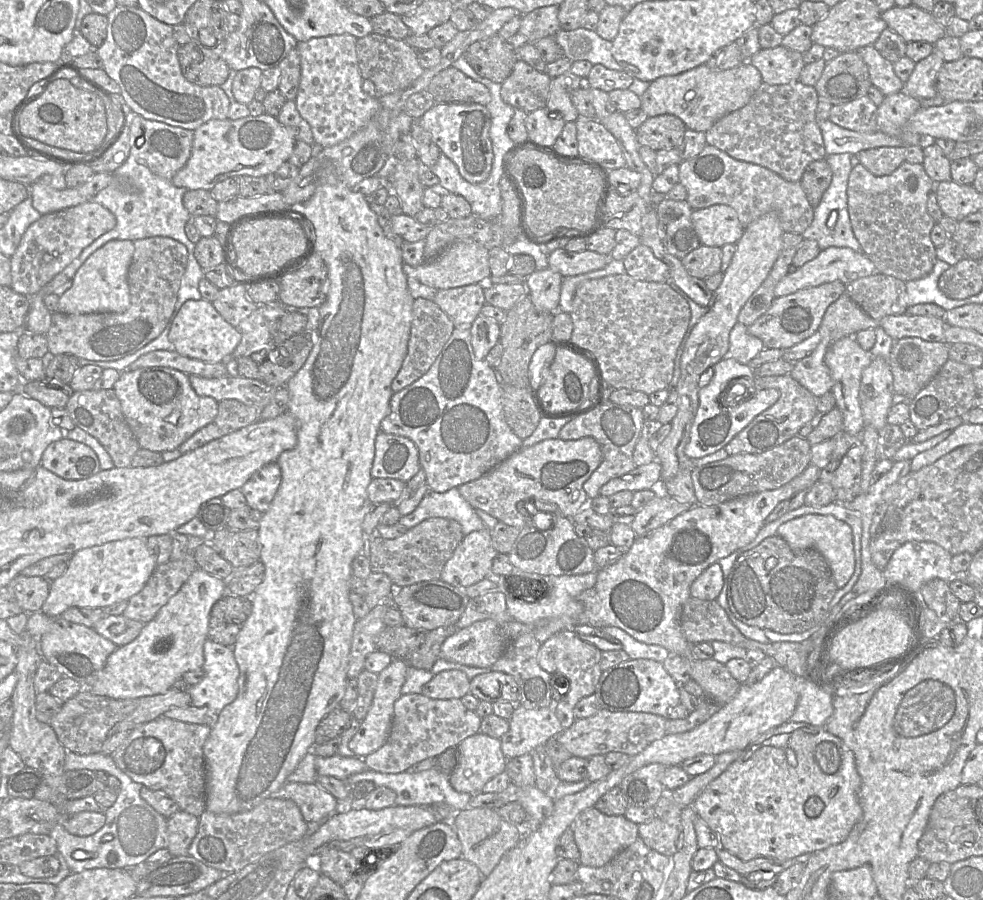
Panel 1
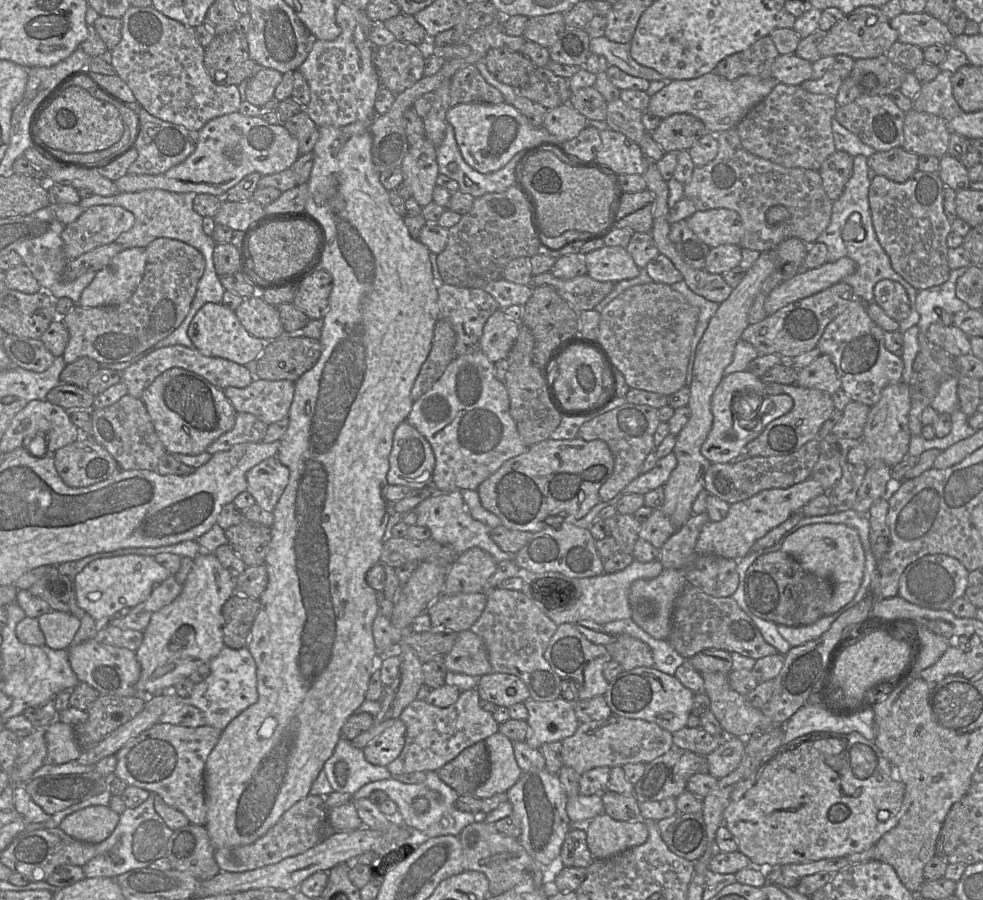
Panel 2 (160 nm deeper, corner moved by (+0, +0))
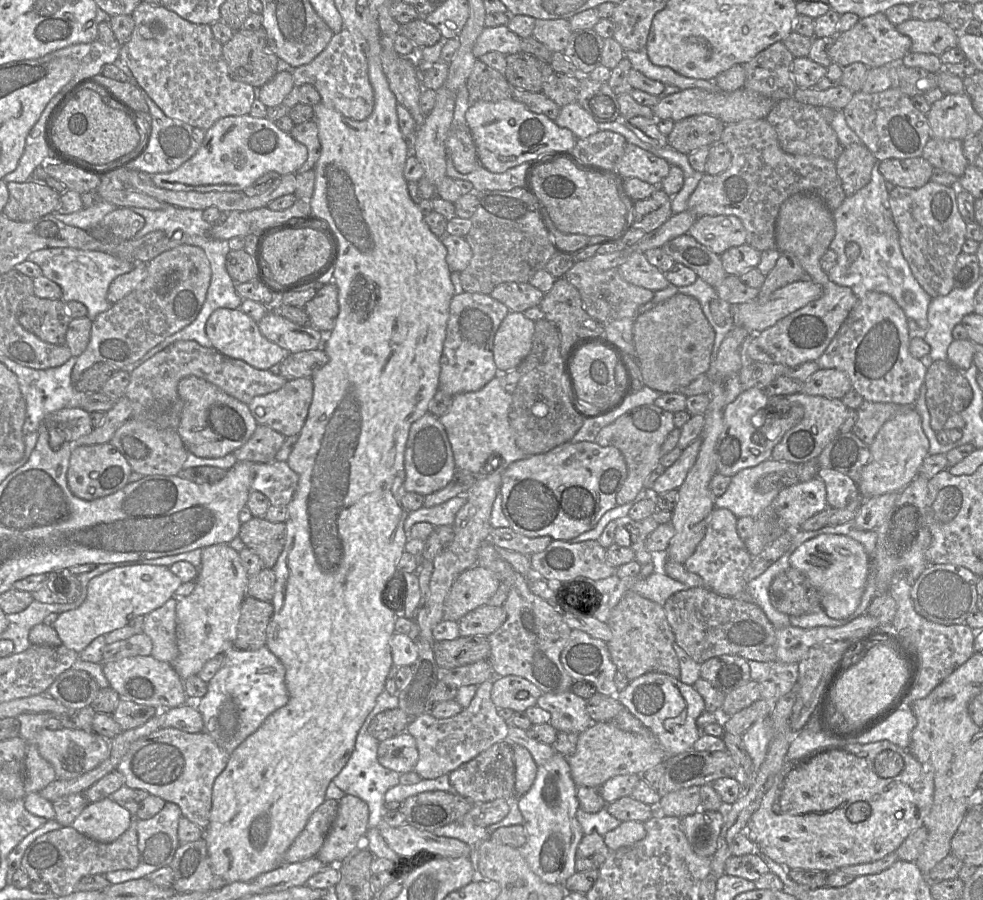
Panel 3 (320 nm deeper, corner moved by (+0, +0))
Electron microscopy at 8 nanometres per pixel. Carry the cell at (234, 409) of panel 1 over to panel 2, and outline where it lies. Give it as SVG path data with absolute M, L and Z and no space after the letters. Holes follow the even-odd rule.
M237 412L233 428L210 444L205 452L213 455L230 450L238 444L262 442L266 435L267 427L268 425L260 421L256 416Z

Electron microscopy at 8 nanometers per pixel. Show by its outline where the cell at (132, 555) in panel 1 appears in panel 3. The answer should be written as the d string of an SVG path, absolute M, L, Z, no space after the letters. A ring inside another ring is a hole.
M142 564L111 569L92 578L85 601L78 608L59 614L52 627L62 645L79 653L96 637L122 628L134 617L145 616L161 607L173 598L181 583L166 566Z

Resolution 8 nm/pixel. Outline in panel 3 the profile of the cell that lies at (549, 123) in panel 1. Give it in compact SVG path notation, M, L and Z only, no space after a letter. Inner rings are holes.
M577 102L561 107L554 122L570 130L576 139L585 139L600 131L598 123Z

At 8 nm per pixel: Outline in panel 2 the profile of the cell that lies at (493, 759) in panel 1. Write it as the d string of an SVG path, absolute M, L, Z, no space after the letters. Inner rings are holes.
M497 732L484 741L489 759L488 777L473 794L480 799L507 793L523 774L515 759L514 746L509 738Z

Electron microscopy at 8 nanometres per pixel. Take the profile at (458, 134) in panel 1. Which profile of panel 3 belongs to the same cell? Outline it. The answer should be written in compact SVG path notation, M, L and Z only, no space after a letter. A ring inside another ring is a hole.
M512 99L497 102L471 103L465 121L477 149L480 165L492 173L503 173L522 163L529 164L549 153L572 150L577 139L547 117L531 112L524 104Z

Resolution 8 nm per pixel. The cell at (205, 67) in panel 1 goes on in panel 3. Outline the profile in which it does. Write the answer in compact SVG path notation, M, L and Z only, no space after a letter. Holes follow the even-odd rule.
M264 28L256 31L244 29L235 31L232 39L223 45L222 54L230 77L233 80L247 83L254 88L260 88L278 73L279 58L270 50Z

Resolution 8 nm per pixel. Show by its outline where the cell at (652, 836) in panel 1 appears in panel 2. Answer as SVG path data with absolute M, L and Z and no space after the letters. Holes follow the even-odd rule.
M676 812L657 821L657 826L663 841L676 855L695 862L706 851L707 833L702 813Z

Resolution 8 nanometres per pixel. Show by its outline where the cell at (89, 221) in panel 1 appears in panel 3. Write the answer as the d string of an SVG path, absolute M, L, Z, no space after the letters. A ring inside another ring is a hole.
M118 208L108 213L92 230L87 231L102 243L120 244L133 239L145 225L144 218L129 208Z

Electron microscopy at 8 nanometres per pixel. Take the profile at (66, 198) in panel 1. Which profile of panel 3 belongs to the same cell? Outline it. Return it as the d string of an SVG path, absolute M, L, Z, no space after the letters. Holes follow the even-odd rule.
M251 115L227 116L206 130L201 146L190 159L172 172L151 175L151 179L158 187L176 191L244 191L267 172L277 172L280 175L296 173L307 157L306 146L296 141L290 133L279 129L268 118L256 118Z

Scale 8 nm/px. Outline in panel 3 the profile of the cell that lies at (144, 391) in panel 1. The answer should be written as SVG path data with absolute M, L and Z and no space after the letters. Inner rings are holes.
M188 376L180 380L177 390L182 401L182 413L176 432L188 452L200 458L223 457L243 446L254 434L258 423L248 405L218 386L196 376Z

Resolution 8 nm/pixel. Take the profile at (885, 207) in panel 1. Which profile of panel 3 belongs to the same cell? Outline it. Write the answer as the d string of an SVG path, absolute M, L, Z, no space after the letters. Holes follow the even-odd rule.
M927 182L919 188L892 186L889 207L899 234L899 244L912 274L932 298L945 296L954 288L954 268L966 239L967 222L957 204L958 188Z

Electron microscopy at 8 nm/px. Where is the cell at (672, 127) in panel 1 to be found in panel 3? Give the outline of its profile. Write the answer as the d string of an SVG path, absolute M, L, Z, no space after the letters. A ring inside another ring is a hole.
M693 115L674 123L667 135L667 145L683 154L690 154L702 147L721 142L726 124L719 118L708 115Z

